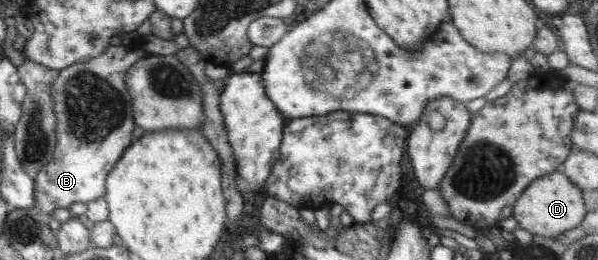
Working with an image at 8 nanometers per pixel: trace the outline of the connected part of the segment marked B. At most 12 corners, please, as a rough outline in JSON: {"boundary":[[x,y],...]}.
{"boundary":[[110,45],[51,85],[57,146],[33,179],[50,215],[104,197],[134,141],[125,77]]}

